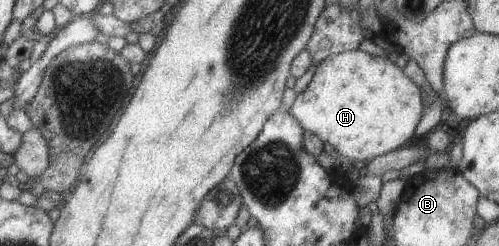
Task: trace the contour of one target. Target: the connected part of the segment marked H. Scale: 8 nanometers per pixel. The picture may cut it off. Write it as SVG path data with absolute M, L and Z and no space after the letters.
M358 49L340 52L316 63L310 83L302 92L296 93L294 103L286 111L303 131L332 146L339 157L349 161L370 161L405 146L414 137L414 128L422 115L422 94L420 88L403 72L386 57L371 56Z

